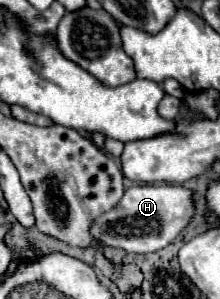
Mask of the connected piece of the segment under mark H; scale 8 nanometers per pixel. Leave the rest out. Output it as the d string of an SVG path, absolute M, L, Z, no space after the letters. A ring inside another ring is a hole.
M142 184L128 188L112 210L100 214L100 218L92 222L90 234L102 246L114 246L134 254L148 254L168 246L186 228L192 214L192 192L188 188L172 184Z

